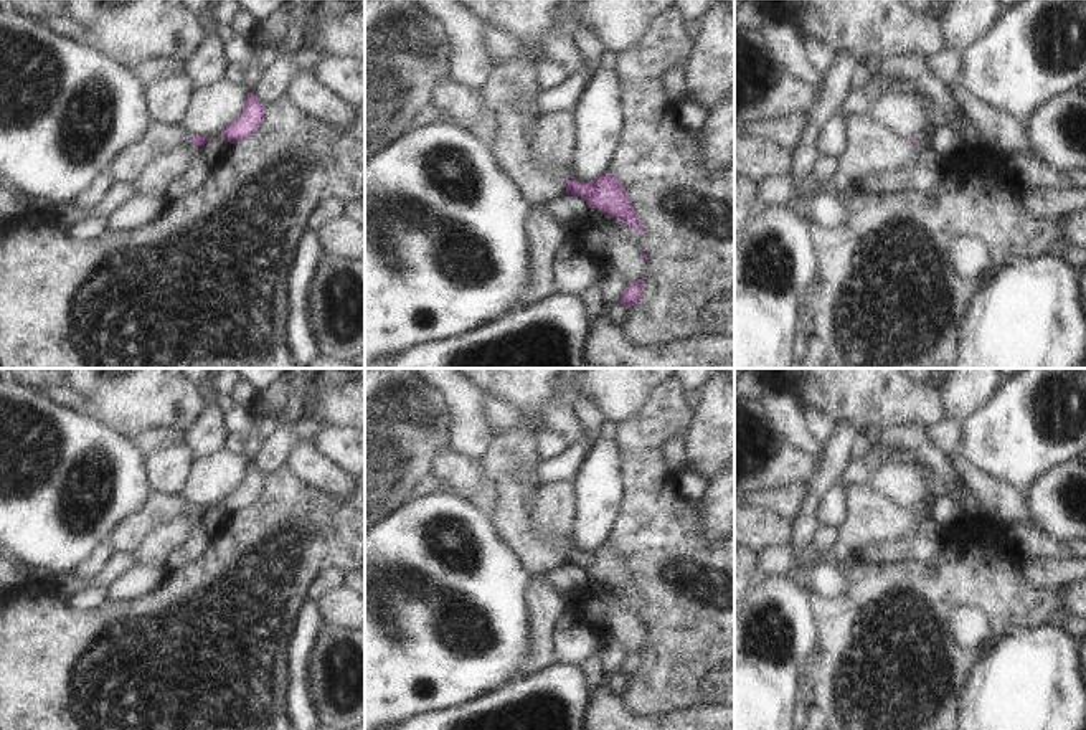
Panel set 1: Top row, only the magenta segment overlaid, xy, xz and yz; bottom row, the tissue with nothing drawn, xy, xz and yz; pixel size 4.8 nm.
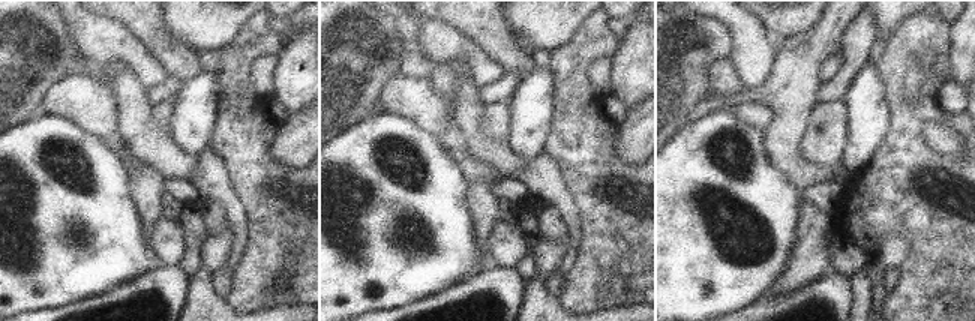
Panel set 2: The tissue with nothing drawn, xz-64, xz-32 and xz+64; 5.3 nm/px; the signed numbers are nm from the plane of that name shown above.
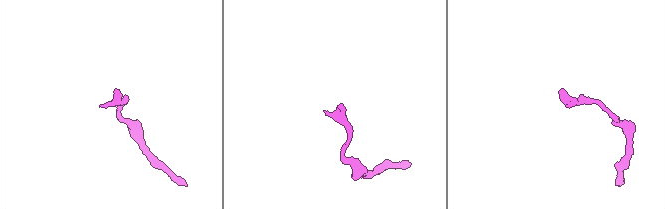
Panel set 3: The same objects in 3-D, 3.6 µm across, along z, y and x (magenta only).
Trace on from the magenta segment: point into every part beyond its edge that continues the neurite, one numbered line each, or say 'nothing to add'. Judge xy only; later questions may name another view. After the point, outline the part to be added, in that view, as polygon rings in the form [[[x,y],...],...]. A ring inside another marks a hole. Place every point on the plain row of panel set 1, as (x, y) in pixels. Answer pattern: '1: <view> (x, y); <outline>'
1: xy (162, 509); [[[153,494],[147,505],[127,519],[111,537],[117,550],[137,553],[160,527],[191,515],[191,504],[183,497]]]

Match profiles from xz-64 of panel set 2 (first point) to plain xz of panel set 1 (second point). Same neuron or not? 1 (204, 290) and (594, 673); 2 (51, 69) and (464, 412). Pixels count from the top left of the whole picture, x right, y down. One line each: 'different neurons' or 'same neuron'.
1: different neurons
2: different neurons

